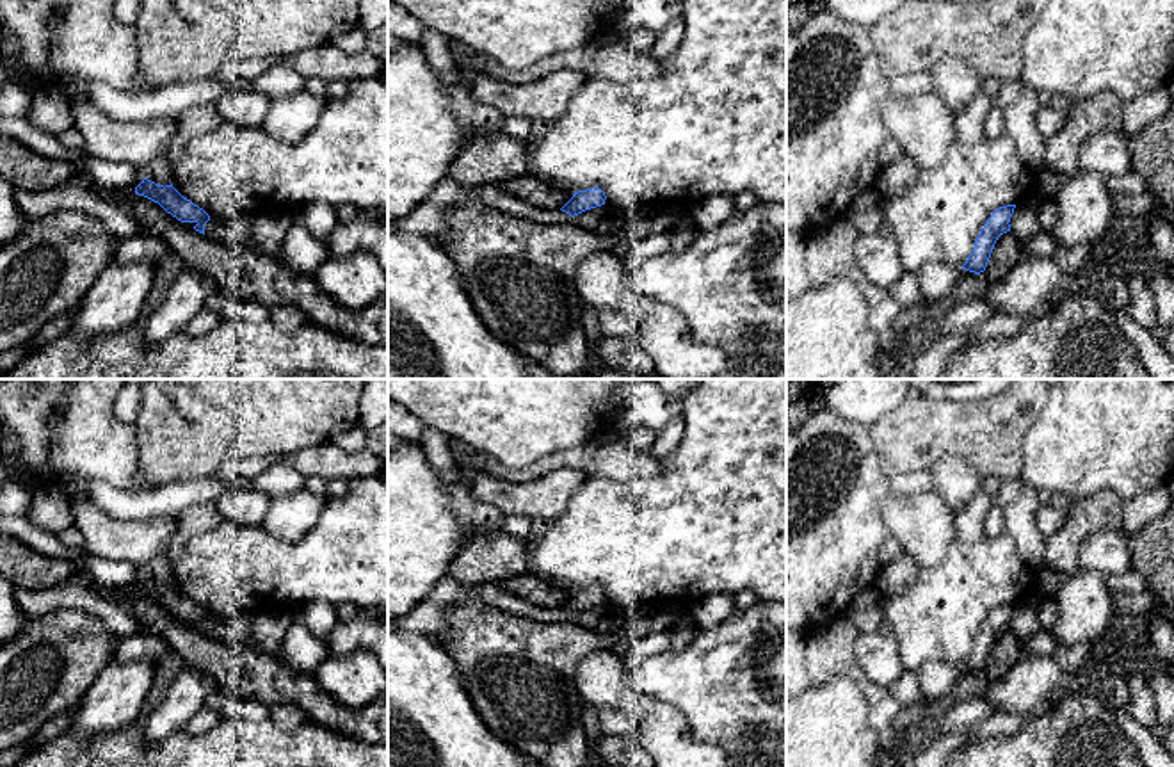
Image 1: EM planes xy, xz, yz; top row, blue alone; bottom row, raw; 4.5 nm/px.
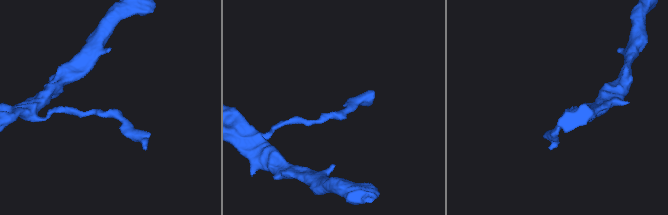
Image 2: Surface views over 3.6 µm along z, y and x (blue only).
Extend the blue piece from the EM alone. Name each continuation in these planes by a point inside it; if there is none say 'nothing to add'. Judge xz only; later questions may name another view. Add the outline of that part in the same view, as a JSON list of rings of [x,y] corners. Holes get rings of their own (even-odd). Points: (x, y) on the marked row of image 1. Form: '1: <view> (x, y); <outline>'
nothing to add

